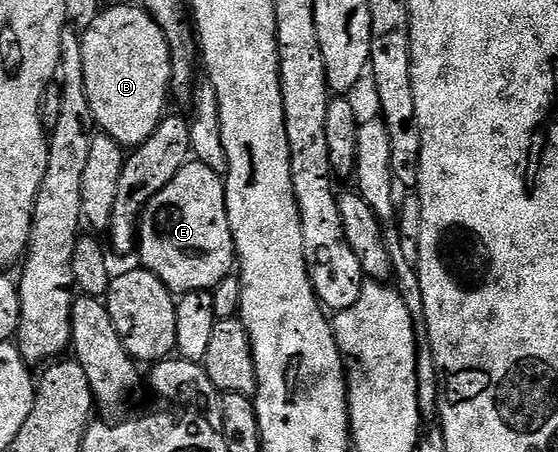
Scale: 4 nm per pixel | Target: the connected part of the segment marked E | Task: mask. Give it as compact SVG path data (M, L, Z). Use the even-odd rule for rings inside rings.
M189 161L176 177L148 203L140 216L138 256L143 270L152 271L173 293L211 292L237 266L236 242L230 229L226 209L224 179L214 169L197 161Z

